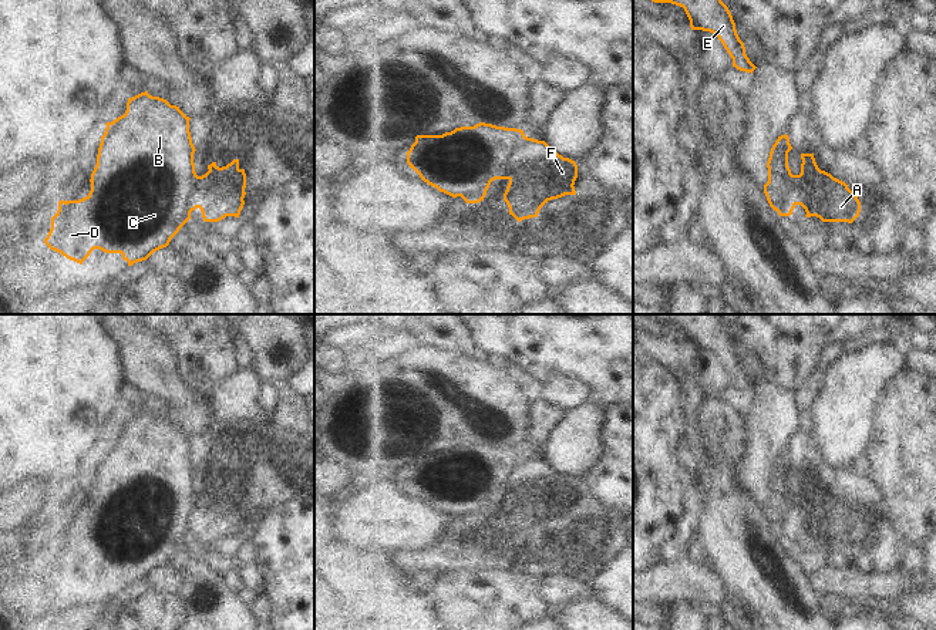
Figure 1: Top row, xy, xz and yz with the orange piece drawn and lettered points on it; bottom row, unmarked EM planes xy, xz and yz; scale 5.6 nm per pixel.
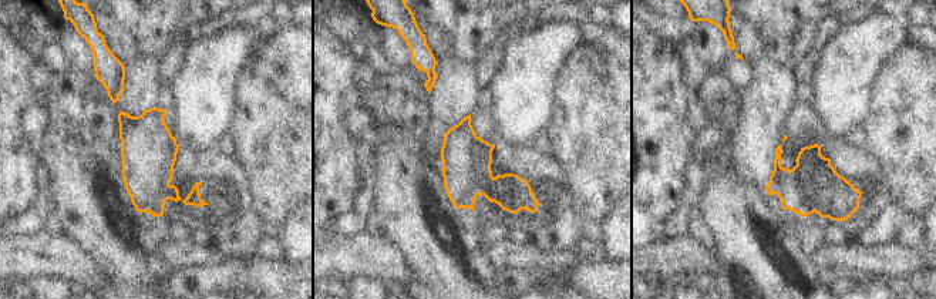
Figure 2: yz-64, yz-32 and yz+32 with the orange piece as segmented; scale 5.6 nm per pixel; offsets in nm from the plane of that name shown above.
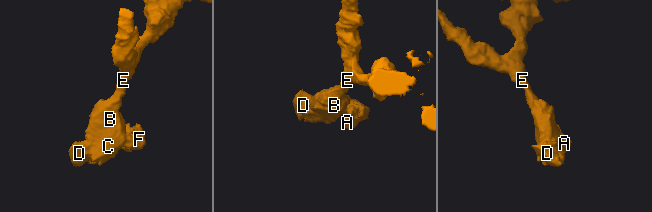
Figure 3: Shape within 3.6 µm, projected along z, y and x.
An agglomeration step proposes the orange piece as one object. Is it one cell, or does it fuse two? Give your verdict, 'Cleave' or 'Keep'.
Cleave.

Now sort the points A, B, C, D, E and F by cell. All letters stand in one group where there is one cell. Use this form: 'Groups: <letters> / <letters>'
Groups: A F / B C D E.

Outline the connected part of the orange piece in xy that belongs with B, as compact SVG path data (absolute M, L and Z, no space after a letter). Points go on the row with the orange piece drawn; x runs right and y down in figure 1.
M148 91L128 98L125 114L105 124L90 193L78 201L58 202L44 243L80 265L94 249L121 253L132 266L166 247L198 208L199 176L189 119L179 107Z

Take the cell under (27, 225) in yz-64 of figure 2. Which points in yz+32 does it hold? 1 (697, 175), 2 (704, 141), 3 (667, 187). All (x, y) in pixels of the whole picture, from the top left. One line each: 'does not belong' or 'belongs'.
1: belongs
2: belongs
3: does not belong

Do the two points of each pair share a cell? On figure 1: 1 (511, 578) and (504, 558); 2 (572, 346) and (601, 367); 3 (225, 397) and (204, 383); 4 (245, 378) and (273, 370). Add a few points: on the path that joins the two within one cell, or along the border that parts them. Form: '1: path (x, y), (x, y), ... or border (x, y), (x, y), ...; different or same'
1: border (491, 559), (509, 565); different
2: path (579, 346), (593, 360); same
3: border (239, 369), (209, 397); different
4: border (253, 369), (262, 380); different

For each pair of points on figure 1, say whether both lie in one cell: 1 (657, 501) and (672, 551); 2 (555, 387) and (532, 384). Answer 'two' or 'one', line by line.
1: two
2: two

